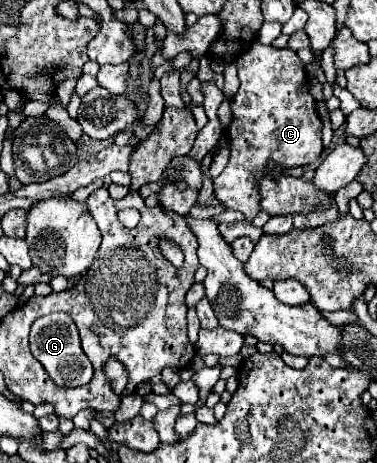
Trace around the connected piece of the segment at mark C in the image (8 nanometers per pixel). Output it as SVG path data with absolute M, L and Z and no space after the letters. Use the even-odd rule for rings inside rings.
M255 41L237 59L237 69L241 87L231 99L233 119L225 129L229 141L229 163L215 179L213 193L225 209L241 211L251 223L261 211L259 179L263 175L277 179L291 167L303 167L317 161L323 153L323 123L317 115L315 101L309 95L305 65L295 51L275 49ZM269 161L275 163L275 169L269 167Z

